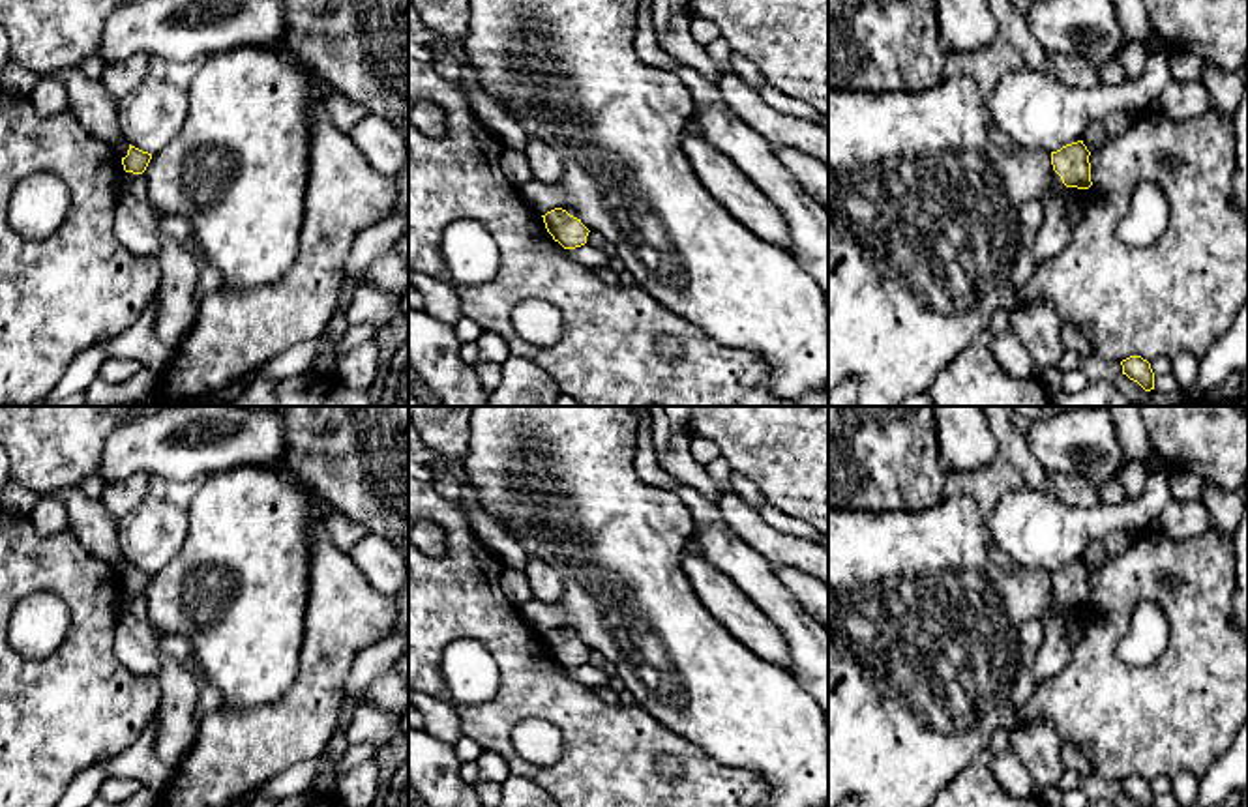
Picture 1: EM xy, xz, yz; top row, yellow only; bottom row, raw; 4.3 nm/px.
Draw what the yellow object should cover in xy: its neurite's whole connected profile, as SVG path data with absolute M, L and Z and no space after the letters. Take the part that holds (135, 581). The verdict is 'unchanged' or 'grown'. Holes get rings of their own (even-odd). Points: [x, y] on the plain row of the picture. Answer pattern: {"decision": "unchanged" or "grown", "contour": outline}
{"decision": "unchanged", "contour": "M129 564L127 575L122 577L126 592L142 594L152 579L152 573L142 571Z"}

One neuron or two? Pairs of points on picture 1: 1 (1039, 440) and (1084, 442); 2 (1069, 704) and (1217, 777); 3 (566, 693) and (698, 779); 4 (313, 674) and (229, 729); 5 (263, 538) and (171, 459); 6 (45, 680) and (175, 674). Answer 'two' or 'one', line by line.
1: one
2: two
3: one
4: one
5: two
6: two

